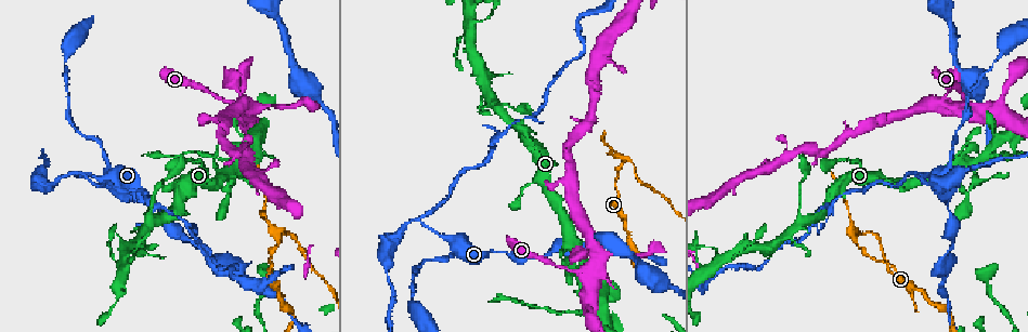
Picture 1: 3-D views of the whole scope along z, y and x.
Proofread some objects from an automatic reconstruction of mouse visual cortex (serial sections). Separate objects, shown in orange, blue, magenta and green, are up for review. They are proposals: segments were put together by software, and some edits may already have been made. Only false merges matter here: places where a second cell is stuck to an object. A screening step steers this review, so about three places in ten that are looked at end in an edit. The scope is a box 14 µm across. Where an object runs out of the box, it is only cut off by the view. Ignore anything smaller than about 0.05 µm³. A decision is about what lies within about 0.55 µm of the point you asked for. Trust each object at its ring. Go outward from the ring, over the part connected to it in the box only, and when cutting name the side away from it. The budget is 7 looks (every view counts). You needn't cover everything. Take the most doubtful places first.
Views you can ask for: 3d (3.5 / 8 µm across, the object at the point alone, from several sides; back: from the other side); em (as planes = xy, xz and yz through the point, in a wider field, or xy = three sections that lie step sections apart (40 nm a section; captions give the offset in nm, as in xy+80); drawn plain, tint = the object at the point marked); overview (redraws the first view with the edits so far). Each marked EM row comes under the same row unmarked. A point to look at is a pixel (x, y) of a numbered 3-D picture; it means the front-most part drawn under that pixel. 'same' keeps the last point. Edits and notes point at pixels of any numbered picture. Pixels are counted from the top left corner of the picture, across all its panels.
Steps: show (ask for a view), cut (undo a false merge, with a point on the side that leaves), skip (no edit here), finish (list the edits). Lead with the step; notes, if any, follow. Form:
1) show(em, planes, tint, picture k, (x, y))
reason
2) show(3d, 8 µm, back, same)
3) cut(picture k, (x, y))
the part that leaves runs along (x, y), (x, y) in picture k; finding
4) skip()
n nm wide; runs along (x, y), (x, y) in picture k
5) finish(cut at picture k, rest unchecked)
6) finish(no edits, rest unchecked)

show(3d, 3.5 µm, back, picture 1, (852, 237))
sharp bend

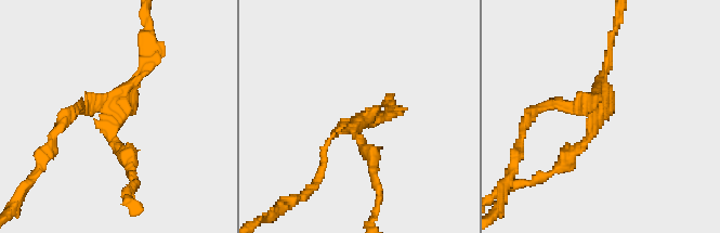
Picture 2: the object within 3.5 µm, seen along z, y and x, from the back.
show(em, xy, step 1, tint, picture 2, (112, 117))

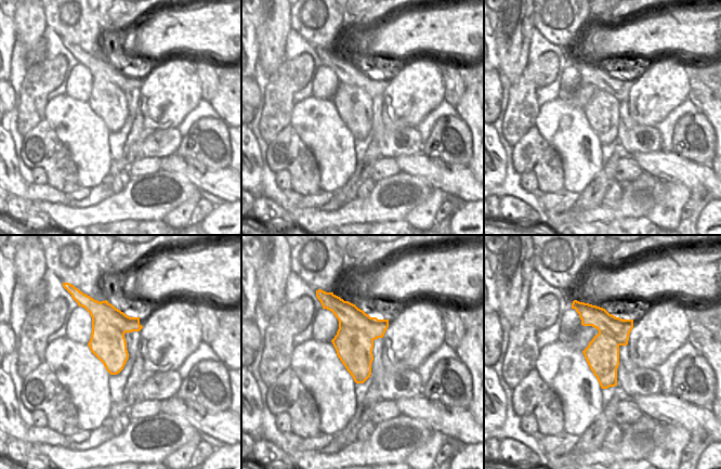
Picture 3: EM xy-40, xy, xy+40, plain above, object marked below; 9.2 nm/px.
cut(picture 2, (554, 102))
the part that leaves runs along (594, 105), (541, 105), (522, 134) in picture 2; a second cell is stuck on

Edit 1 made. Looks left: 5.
show(3d, 3.5 µm, back, picture 1, (418, 218))

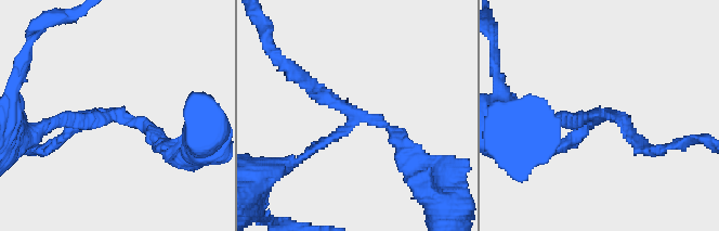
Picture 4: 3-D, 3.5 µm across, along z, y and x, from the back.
show(em, xy, step 5, tint, picture 4, (355, 116))
need the tissue

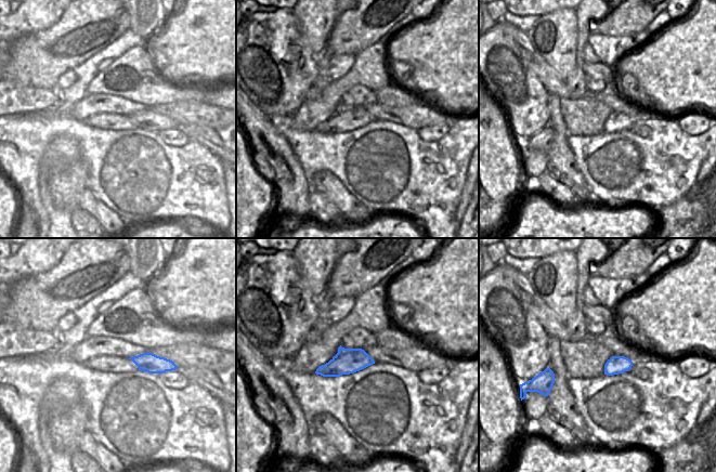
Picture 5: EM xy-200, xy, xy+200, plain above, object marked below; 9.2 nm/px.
cut(picture 4, (577, 133))
the part that leaves runs along (596, 115), (621, 118), (651, 152) in picture 4; two cells meet here

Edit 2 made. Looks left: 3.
show(3d, 8 µm, picture 1, (942, 284))
a narrow waist

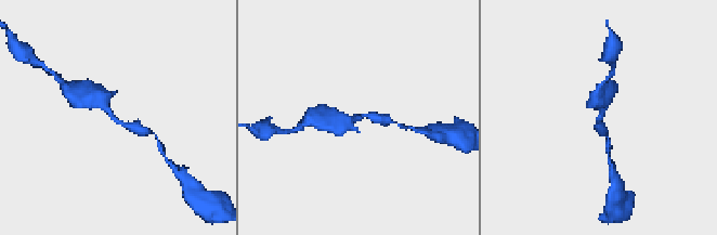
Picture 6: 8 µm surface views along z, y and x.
show(em, xy, step 5, tint, picture 6, (600, 121))
arms of 350, 400 nm

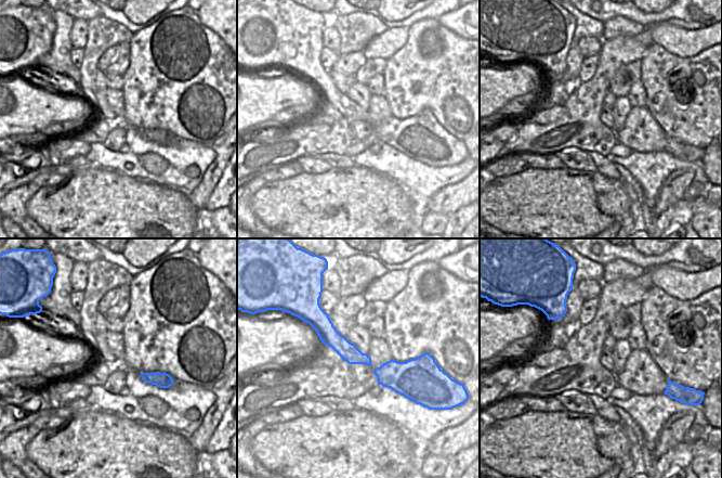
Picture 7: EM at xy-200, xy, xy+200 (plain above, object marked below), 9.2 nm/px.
skip()
runs along (96, 96), (114, 119), (143, 130) in picture 6; one cell here

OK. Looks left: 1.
finish(cut at picture 2, cut at picture 4, rest unchecked)

